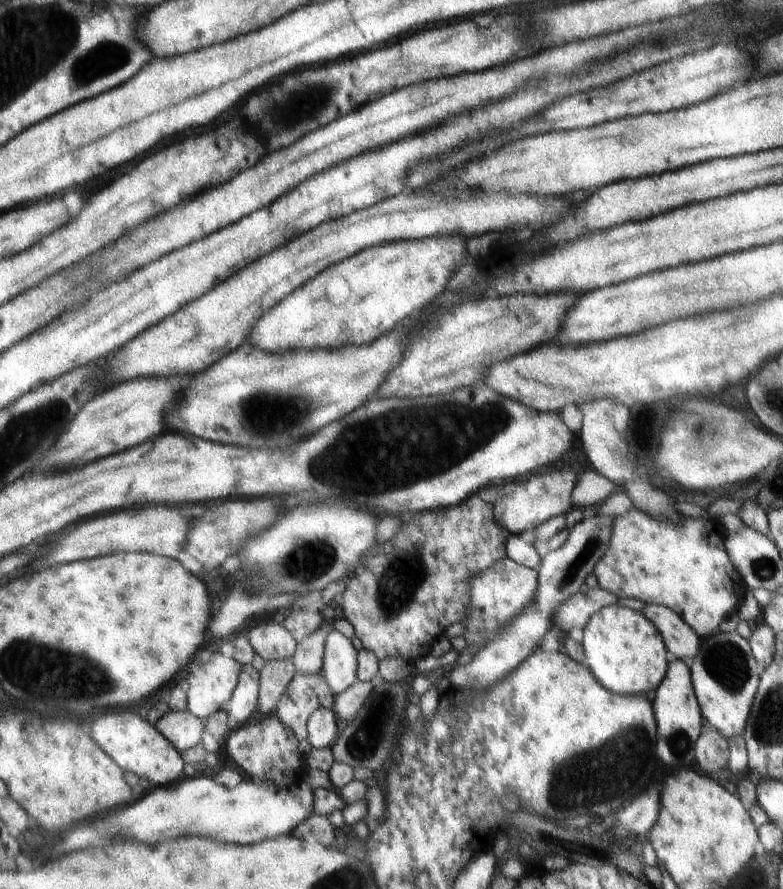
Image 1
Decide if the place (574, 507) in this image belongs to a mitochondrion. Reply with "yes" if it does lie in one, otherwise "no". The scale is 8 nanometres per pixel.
no

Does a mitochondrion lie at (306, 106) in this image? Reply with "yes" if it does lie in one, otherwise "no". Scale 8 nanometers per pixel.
yes

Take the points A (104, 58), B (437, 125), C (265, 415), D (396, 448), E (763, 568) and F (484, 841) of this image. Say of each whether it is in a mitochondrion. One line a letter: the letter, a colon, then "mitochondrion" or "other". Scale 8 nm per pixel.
A: mitochondrion
B: other
C: mitochondrion
D: mitochondrion
E: mitochondrion
F: other

